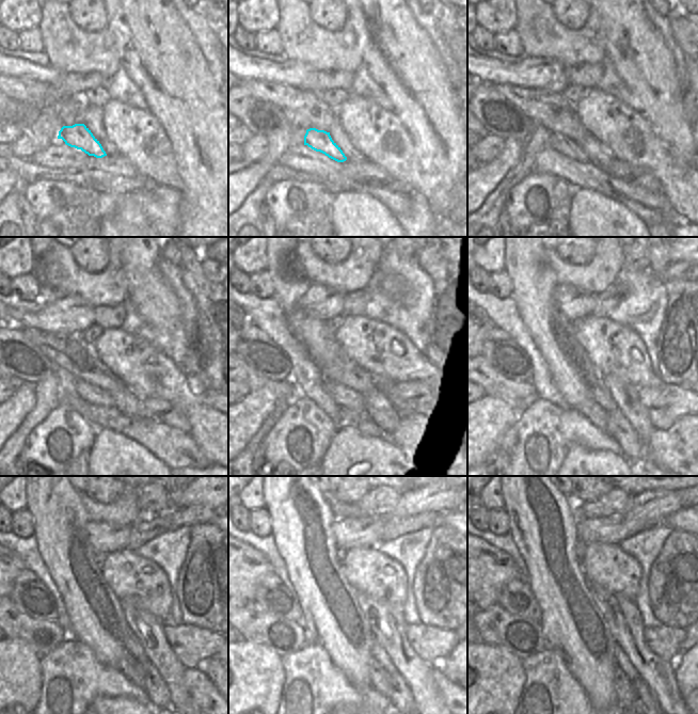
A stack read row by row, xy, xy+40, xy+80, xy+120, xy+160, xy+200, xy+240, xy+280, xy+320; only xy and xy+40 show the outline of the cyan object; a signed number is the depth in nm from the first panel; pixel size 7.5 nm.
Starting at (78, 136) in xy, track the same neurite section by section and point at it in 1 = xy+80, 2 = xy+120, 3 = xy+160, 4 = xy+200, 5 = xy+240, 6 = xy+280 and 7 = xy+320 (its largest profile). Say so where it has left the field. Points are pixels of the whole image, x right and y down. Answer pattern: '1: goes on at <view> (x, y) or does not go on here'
1: goes on at xy+80 (560, 143)
2: goes on at xy+120 (91, 393)
3: goes on at xy+160 (346, 398)
4: goes on at xy+200 (590, 409)
5: goes on at xy+240 (129, 666)
6: goes on at xy+280 (379, 681)
7: goes on at xy+320 (622, 685)

